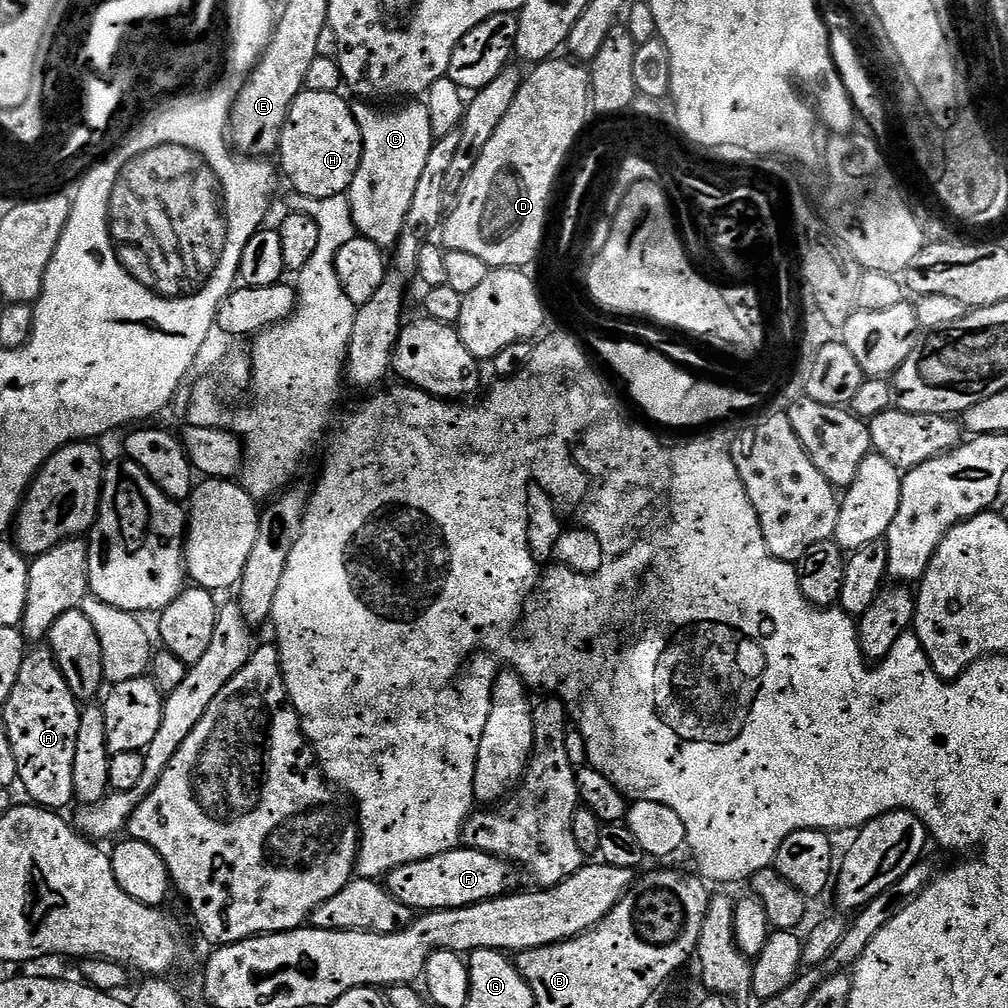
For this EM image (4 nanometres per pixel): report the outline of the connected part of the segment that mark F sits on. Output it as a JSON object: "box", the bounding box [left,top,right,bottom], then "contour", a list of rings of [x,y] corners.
{"box":[386,846,521,913],"contour":[[[461,846],[446,854],[395,868],[386,877],[386,887],[391,896],[402,902],[402,906],[421,913],[437,912],[447,908],[465,908],[478,902],[507,896],[521,887],[519,875],[521,873],[517,865],[501,856]]]}

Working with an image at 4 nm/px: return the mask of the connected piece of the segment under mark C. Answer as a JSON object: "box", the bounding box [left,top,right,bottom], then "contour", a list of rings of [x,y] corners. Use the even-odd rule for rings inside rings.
{"box":[346,102,434,250],"contour":[[[408,102],[405,103],[408,104],[405,108],[396,108],[393,112],[379,112],[368,104],[371,103],[352,104],[352,113],[362,134],[364,153],[358,166],[358,174],[354,174],[354,182],[348,187],[346,195],[352,207],[352,217],[356,223],[357,233],[382,249],[392,250],[395,249],[402,234],[406,216],[410,214],[410,204],[414,202],[414,192],[418,190],[418,178],[422,178],[426,158],[430,158],[434,137],[427,103]]]}

